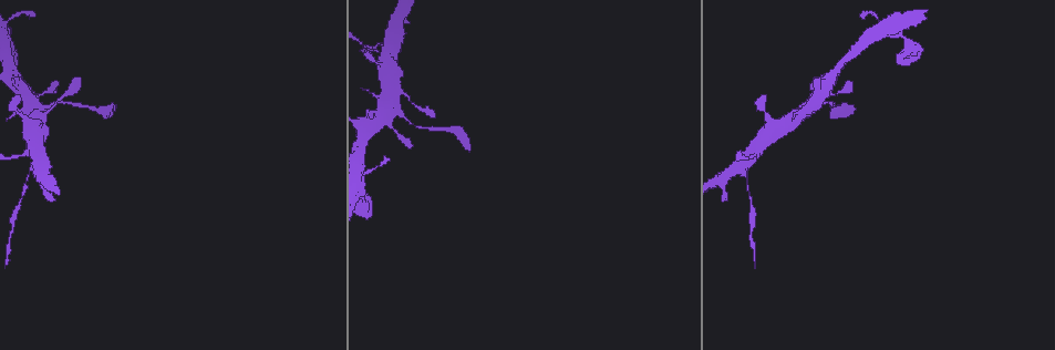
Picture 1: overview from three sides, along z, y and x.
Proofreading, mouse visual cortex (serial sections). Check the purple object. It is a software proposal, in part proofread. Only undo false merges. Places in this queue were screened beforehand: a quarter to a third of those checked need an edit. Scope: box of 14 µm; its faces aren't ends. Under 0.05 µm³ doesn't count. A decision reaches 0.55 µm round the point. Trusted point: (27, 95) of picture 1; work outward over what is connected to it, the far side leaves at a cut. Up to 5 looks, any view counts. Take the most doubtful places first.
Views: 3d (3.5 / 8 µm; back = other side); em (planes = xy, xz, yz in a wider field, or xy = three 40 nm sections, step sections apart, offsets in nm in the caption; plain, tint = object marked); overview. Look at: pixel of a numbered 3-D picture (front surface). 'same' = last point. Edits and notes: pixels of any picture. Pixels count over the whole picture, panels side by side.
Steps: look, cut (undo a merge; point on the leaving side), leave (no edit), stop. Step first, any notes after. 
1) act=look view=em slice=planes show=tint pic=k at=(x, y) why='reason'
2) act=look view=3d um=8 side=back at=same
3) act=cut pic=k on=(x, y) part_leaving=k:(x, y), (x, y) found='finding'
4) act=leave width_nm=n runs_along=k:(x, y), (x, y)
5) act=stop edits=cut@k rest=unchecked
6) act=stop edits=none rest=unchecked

act=look view=3d um=3.5 pic=1 at=(803, 115) why='sharp bend'

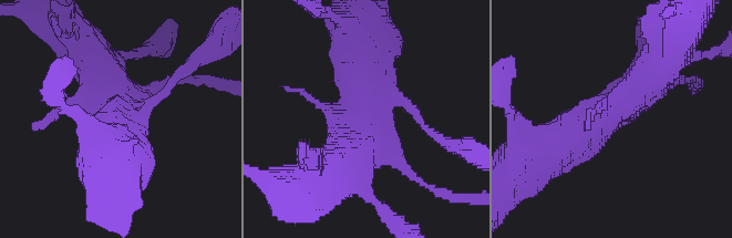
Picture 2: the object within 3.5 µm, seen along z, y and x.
act=look view=em slice=xy step=3 show=tint pic=2 at=(378, 116) why='shape alone is not enough'

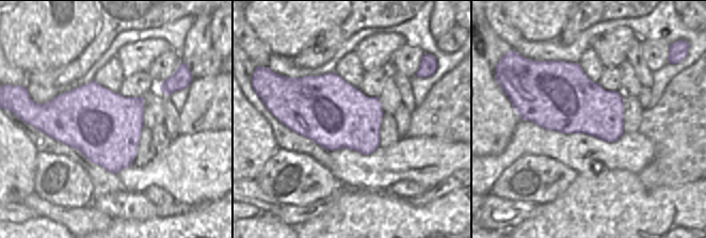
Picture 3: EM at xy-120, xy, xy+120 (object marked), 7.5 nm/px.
act=leave runs_along=2:(342, 159), (397, 103), (430, 131) found='all the same cell'

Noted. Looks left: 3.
act=look view=3d um=3.5 pic=1 at=(746, 166) why='a narrow waist'

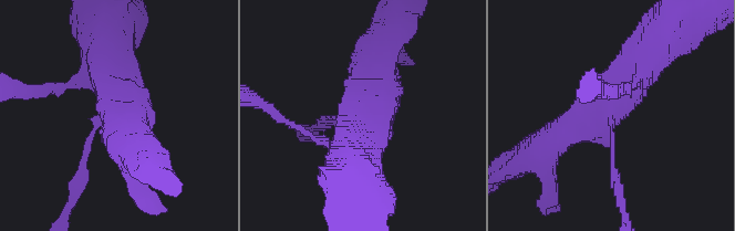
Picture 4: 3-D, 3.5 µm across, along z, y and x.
act=look view=em slice=xy step=5 show=plain pic=4 at=(611, 117) arms=3 arm_widths_nm=100,500,600

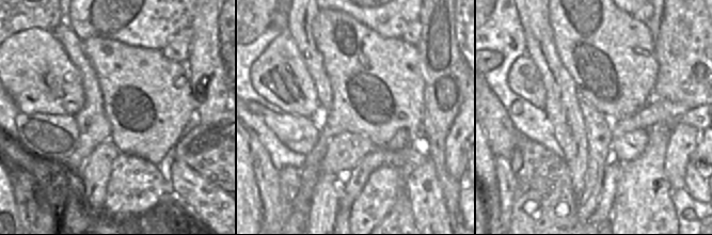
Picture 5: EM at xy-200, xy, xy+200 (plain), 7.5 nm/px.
act=look view=em slice=xy step=5 show=tint at=same why='where the object lies'

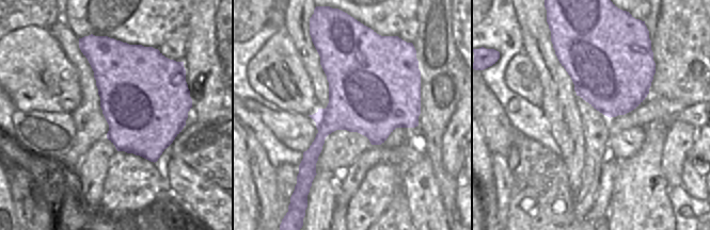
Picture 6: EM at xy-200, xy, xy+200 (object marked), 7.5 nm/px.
act=cut pic=4 on=(82, 165) part_leaving=4:(94, 130), (84, 171), (63, 222) found='two cells meet here'

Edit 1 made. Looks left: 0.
act=stop edits=cut@4 rest=unchecked

